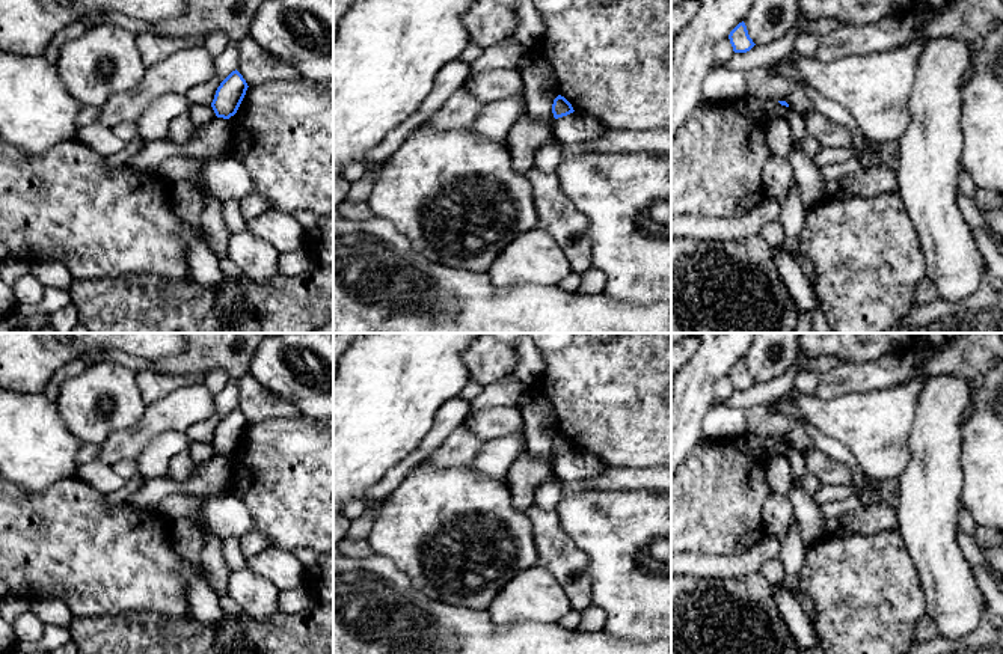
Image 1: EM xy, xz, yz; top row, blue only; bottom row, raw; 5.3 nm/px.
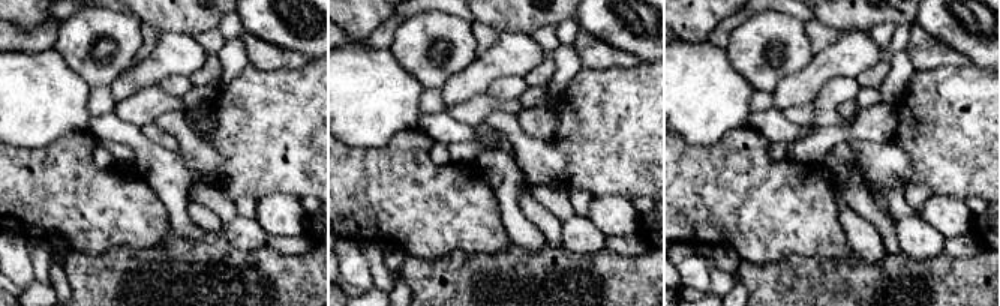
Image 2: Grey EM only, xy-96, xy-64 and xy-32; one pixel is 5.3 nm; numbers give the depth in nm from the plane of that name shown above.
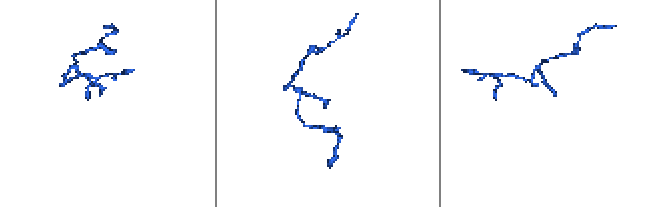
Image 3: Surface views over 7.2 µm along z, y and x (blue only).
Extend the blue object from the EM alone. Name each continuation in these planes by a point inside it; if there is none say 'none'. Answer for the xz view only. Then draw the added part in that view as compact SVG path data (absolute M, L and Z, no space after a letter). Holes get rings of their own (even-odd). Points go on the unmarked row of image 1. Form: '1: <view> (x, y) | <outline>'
none

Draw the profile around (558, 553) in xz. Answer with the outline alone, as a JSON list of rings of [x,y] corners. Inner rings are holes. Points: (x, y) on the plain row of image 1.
[[[534,503],[528,511],[538,556],[537,565],[546,568],[564,588],[572,610],[582,613],[593,604],[588,556],[561,527],[557,511]]]

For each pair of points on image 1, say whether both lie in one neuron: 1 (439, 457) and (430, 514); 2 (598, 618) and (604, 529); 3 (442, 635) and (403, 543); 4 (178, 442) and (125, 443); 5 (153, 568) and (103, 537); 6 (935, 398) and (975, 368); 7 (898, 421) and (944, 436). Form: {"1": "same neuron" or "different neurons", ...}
{"1": "different neurons", "2": "different neurons", "3": "different neurons", "4": "different neurons", "5": "same neuron", "6": "different neurons", "7": "different neurons"}

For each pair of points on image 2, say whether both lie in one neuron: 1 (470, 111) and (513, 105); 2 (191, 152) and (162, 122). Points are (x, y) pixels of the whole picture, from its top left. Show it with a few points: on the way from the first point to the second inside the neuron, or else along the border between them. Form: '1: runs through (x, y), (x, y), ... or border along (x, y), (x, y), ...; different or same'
1: runs through (480, 107), (483, 104), (502, 104); same
2: runs through (189, 143), (171, 125); same

